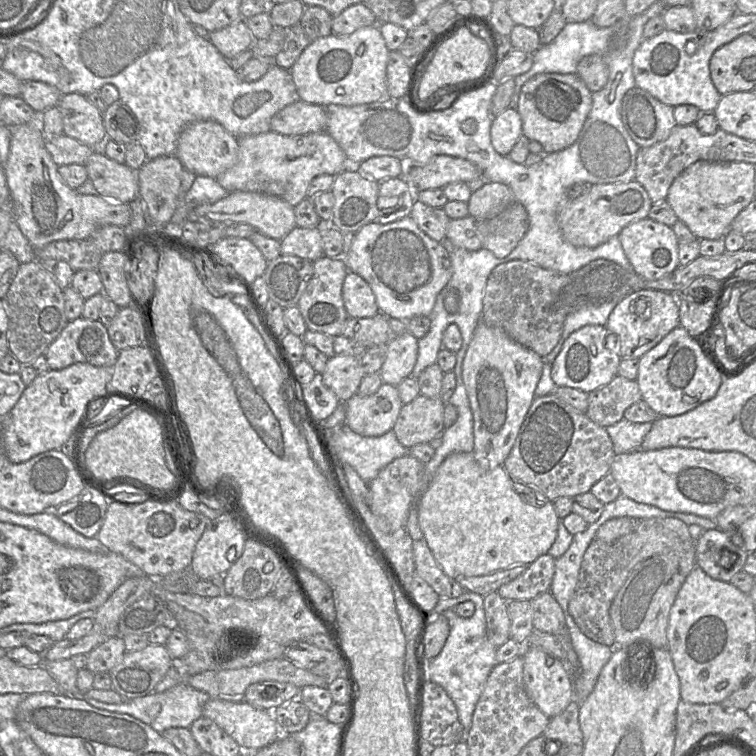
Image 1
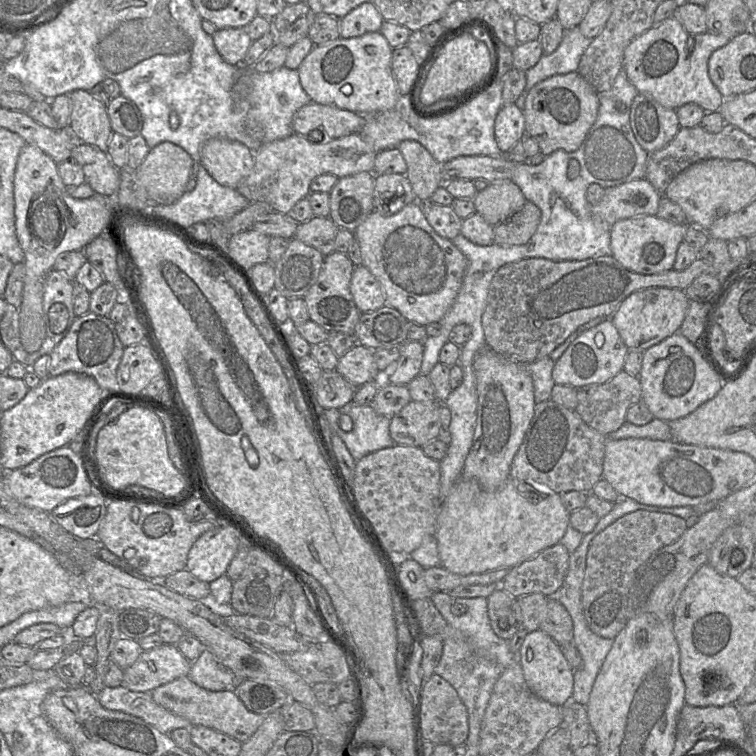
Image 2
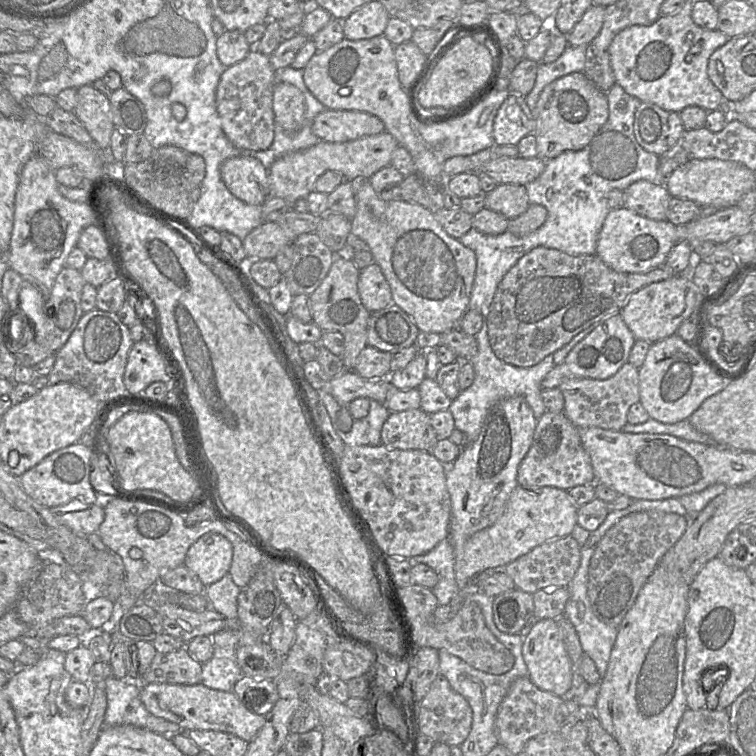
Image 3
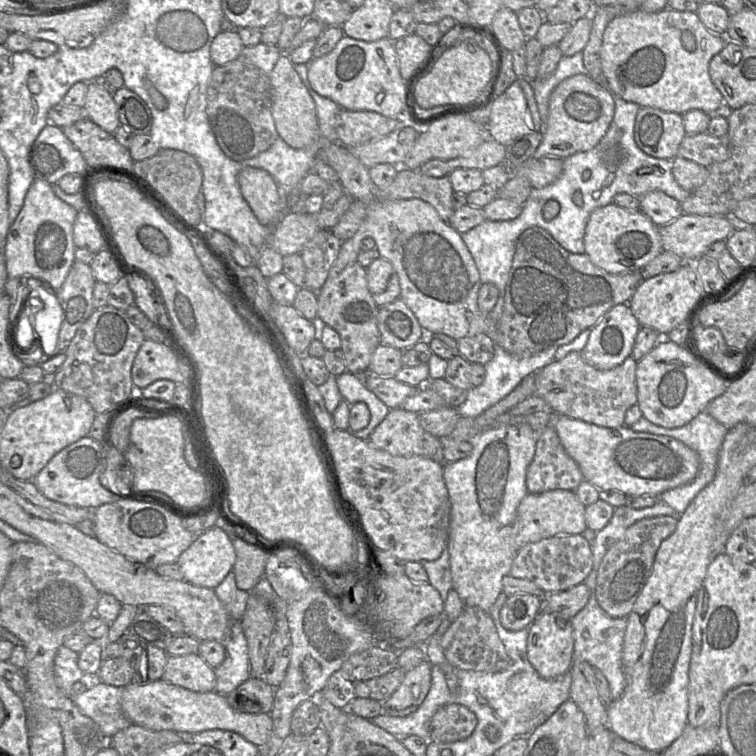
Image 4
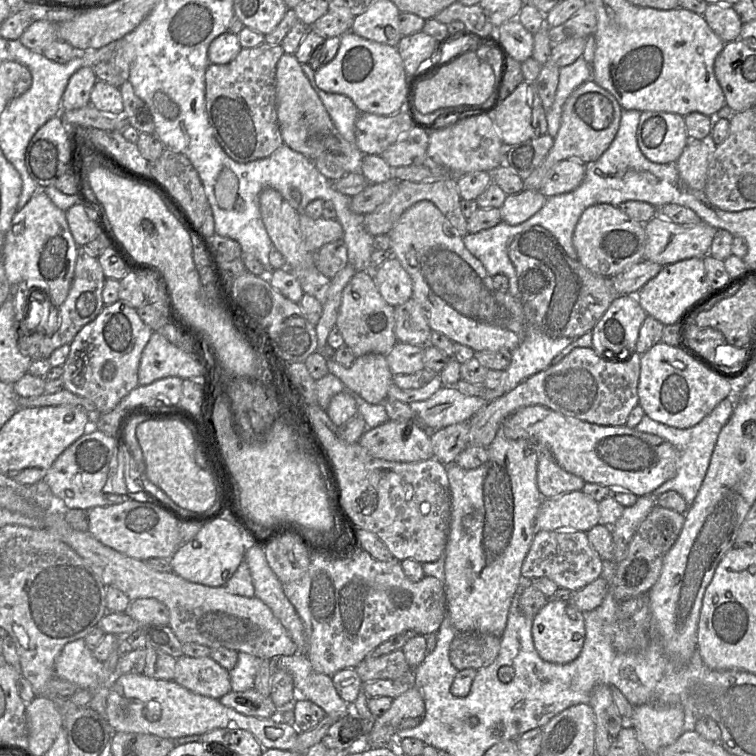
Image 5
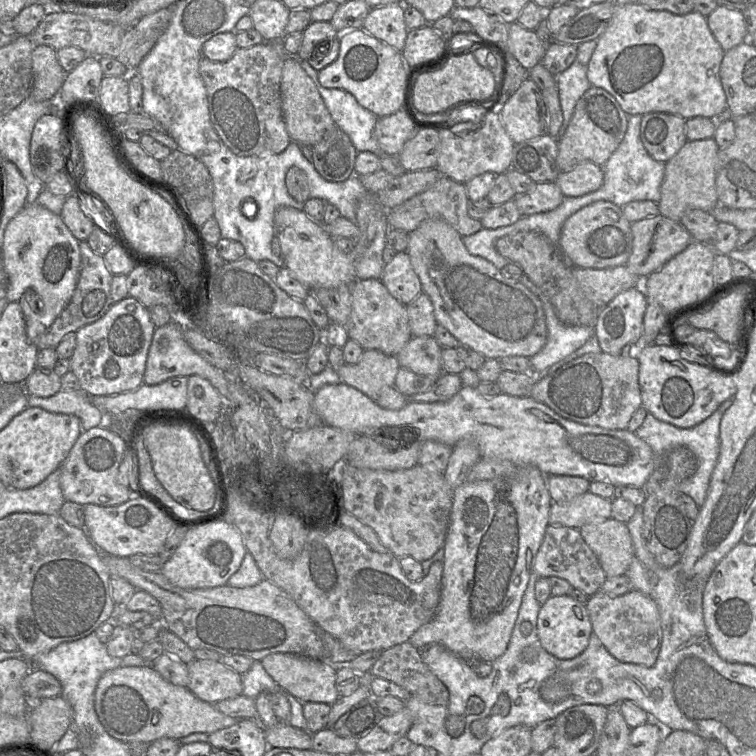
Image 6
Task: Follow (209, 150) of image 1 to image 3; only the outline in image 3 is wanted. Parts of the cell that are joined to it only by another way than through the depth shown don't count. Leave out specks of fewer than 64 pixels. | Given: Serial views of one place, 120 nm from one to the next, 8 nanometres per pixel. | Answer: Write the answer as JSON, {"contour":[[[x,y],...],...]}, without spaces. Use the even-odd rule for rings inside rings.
{"contour":[[[232,157],[226,159],[220,166],[220,175],[223,183],[225,184],[226,188],[229,190],[229,192],[234,195],[236,198],[239,200],[245,202],[246,204],[253,205],[253,206],[261,206],[265,200],[268,197],[275,197],[275,196],[269,196],[269,183],[268,183],[268,173],[267,173],[267,168],[256,158],[253,157]]]}

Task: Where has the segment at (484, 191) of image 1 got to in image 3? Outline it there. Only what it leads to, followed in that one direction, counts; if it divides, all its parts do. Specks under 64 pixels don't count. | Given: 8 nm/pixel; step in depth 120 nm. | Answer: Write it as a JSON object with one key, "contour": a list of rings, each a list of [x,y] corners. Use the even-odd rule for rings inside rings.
{"contour":[[[498,184],[495,189],[485,194],[484,207],[509,220],[523,214],[529,205],[525,185]]]}

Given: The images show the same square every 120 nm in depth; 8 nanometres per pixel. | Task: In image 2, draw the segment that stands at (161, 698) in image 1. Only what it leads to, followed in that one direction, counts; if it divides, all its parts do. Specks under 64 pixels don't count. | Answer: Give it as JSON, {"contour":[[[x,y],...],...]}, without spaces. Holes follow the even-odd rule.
{"contour":[[[208,649],[191,662],[187,677],[199,687],[210,691],[234,689],[236,677]],[[118,686],[105,687],[95,696],[104,708],[139,717],[162,733],[170,734],[175,729],[192,726],[187,719],[157,704],[150,692],[134,692]]]}

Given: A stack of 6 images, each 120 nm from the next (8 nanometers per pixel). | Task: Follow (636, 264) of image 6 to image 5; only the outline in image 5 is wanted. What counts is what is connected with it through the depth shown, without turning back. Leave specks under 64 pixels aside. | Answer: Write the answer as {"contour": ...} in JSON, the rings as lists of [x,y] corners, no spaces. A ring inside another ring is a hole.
{"contour":[[[655,215],[644,224],[645,248],[644,259],[662,266],[676,263],[693,257],[703,258],[709,254],[716,228],[704,221],[689,224],[677,224],[661,216]]]}

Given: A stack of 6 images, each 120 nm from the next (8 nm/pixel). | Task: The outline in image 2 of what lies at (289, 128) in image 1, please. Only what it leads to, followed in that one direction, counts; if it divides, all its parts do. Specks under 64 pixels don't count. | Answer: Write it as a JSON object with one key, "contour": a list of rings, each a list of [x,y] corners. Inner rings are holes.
{"contour":[[[309,102],[299,108],[292,119],[294,133],[313,136],[312,142],[324,142],[358,133],[366,121],[366,115],[340,109],[331,105]]]}

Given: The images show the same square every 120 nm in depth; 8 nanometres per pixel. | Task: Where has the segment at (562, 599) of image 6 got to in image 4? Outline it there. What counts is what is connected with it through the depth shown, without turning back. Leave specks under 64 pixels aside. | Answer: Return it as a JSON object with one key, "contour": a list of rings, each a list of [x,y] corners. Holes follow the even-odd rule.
{"contour":[[[541,610],[528,627],[527,657],[544,679],[565,674],[573,663],[574,637],[570,620]]]}

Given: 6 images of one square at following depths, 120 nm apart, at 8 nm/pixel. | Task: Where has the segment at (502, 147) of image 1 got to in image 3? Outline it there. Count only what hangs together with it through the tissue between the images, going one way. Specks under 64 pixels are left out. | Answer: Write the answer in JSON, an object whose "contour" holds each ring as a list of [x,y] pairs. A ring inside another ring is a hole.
{"contour":[[[510,93],[500,106],[493,121],[493,139],[497,145],[517,145],[518,142],[535,130],[535,118],[528,107],[525,96]]]}

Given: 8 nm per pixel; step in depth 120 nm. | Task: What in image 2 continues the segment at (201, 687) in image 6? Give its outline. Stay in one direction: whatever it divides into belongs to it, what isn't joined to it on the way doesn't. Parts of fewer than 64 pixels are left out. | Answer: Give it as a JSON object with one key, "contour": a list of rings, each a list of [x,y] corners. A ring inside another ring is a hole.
{"contour":[[[173,644],[143,650],[137,660],[123,670],[121,686],[134,692],[151,692],[153,689],[187,676],[189,661]]]}

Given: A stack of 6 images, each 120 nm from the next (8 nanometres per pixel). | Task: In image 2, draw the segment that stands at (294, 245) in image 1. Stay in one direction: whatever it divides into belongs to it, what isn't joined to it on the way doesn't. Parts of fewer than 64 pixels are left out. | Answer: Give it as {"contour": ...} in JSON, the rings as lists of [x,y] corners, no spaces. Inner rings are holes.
{"contour":[[[313,216],[298,223],[294,238],[317,249],[324,256],[335,251],[335,237],[338,227],[330,217]]]}

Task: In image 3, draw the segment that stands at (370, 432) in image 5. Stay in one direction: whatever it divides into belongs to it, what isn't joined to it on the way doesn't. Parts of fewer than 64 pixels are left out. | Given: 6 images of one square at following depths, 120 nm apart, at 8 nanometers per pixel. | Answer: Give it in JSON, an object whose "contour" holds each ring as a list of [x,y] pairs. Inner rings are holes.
{"contour":[[[421,408],[391,412],[381,430],[381,444],[387,448],[431,451],[438,440],[430,414]]]}

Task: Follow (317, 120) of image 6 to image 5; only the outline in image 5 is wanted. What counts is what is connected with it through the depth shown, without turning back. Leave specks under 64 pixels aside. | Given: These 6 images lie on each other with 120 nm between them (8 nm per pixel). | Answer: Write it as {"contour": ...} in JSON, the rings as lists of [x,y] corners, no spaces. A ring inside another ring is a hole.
{"contour":[[[284,53],[276,66],[276,109],[285,145],[313,161],[322,158],[337,163],[346,173],[361,173],[364,154],[355,143],[347,141],[336,129],[321,99],[304,74],[301,63],[293,54]]]}

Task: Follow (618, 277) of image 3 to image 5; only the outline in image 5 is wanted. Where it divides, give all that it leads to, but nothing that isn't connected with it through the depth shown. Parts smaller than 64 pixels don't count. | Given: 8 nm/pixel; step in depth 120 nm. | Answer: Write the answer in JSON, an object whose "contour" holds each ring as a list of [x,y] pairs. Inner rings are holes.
{"contour":[[[533,226],[515,235],[508,245],[508,256],[517,274],[518,300],[522,304],[527,326],[529,329],[538,329],[549,338],[576,339],[591,332],[612,302],[620,297],[614,287],[613,277],[595,274],[577,259],[571,259],[555,236],[542,226]]]}

